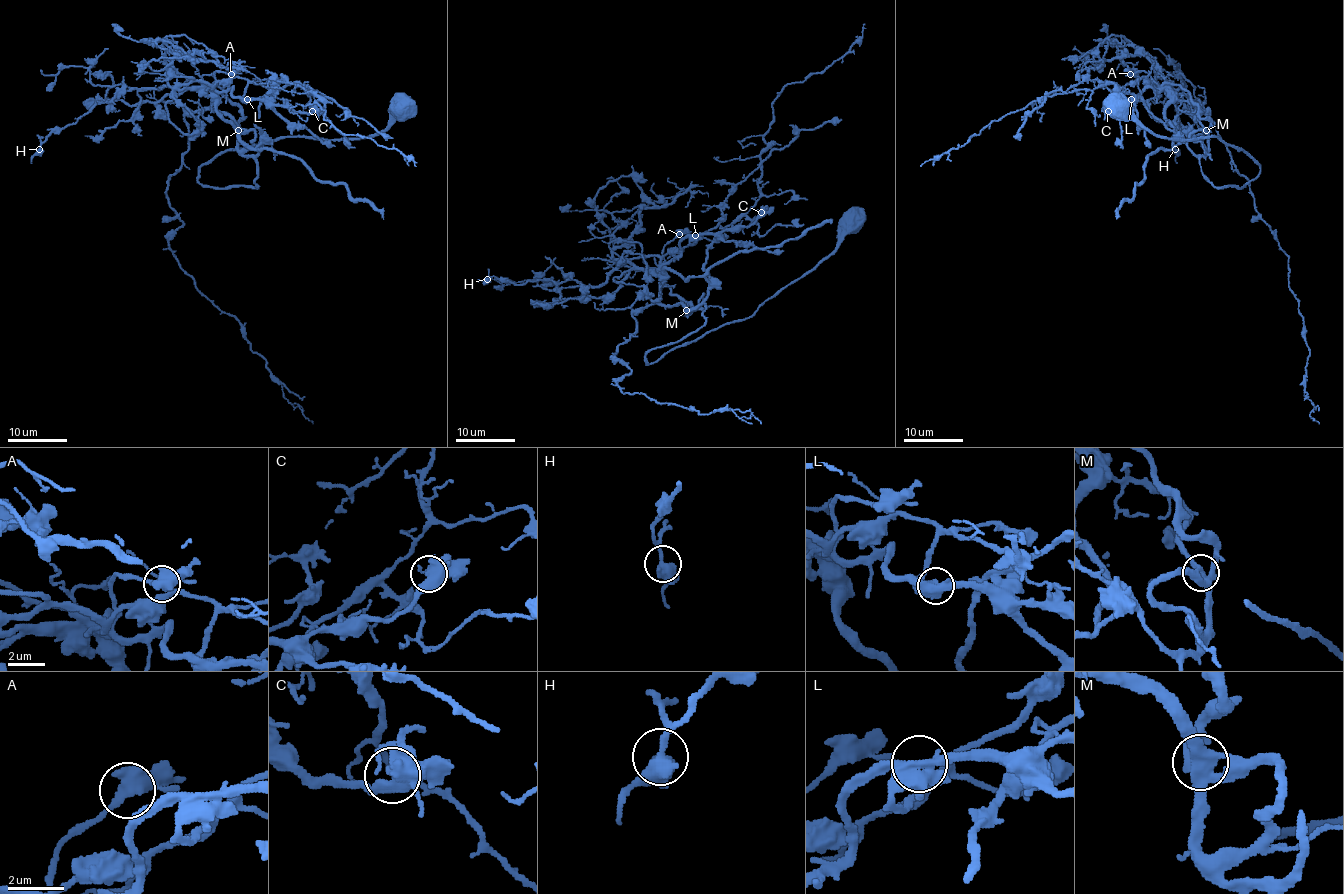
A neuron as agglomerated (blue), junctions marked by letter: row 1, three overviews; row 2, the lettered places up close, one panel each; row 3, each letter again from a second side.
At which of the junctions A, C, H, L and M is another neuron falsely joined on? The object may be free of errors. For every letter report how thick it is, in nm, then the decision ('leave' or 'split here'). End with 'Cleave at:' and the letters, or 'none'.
A: calibre 480 nm; leave
C: calibre 500 nm; leave
H: calibre 440 nm; leave
L: calibre 500 nm; split here
M: calibre 400 nm; leave
Cleave at: L

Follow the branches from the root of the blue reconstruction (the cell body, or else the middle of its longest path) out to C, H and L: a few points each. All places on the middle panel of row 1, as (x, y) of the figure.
C: (851, 224), (831, 253), (750, 316), (647, 365), (650, 350), (704, 323), (707, 249), (761, 212)
H: (851, 224), (750, 316), (647, 365), (704, 304), (664, 305), (628, 262), (597, 286), (486, 279)
L: (851, 224), (831, 253), (750, 316), (647, 365), (650, 350), (705, 320), (704, 262), (714, 237), (695, 235)

